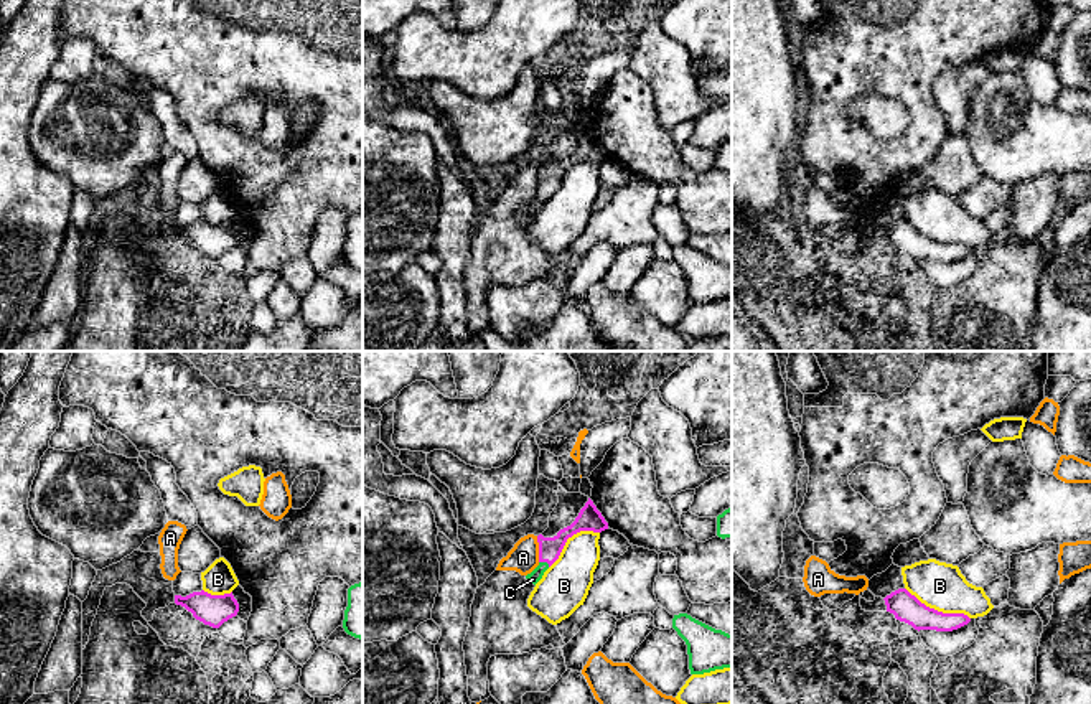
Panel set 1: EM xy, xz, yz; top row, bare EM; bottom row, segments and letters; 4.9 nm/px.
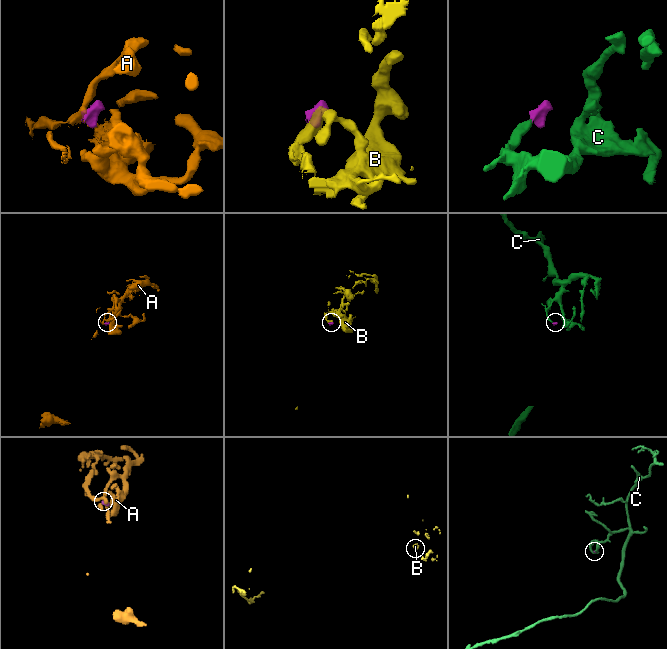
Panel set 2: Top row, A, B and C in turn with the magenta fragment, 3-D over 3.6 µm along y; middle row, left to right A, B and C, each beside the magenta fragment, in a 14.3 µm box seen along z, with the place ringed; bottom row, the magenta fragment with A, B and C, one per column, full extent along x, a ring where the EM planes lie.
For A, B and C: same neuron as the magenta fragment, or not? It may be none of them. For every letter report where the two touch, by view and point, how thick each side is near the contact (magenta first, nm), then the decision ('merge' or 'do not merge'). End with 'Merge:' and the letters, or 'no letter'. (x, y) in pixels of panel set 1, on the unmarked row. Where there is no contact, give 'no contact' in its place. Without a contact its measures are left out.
A: meets magenta in xz at (539, 180); 110 nm thick on the magenta side, 150 nm on the other; do not merge
B: meets magenta in yz at (936, 241); 140 nm thick on the magenta side, 240 nm on the other; do not merge
C: meets magenta in xz at (544, 192); 110 nm thick on the magenta side, 60 nm on the other; merge
Merge: C

